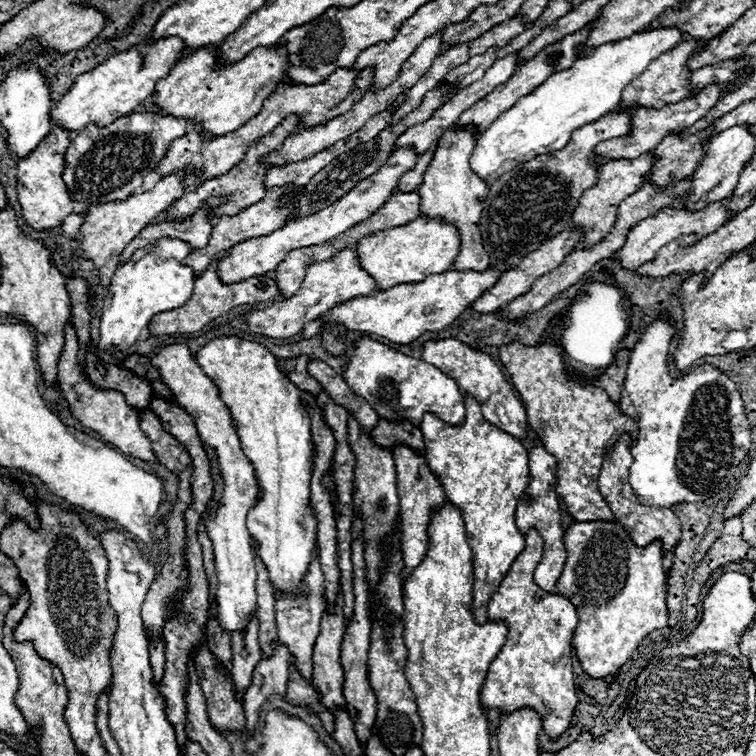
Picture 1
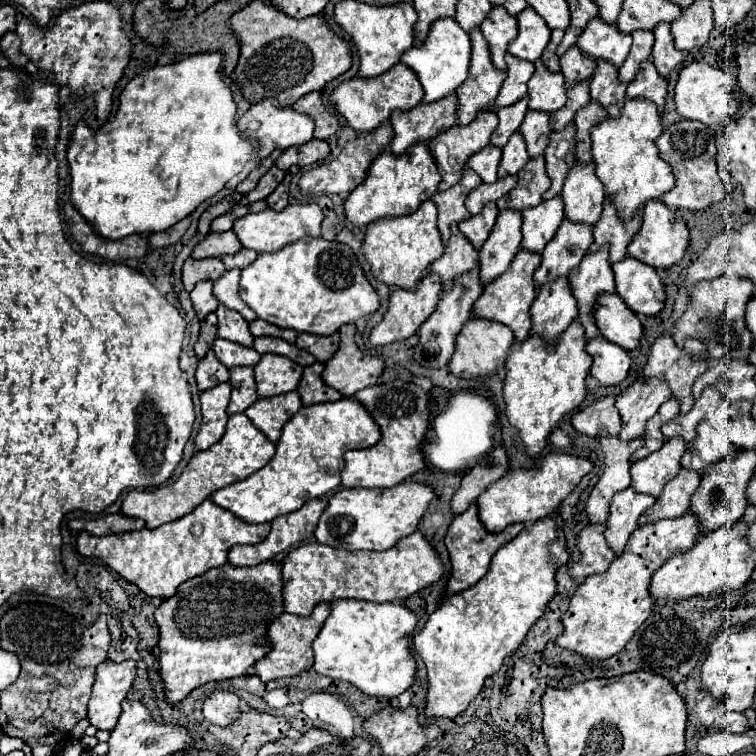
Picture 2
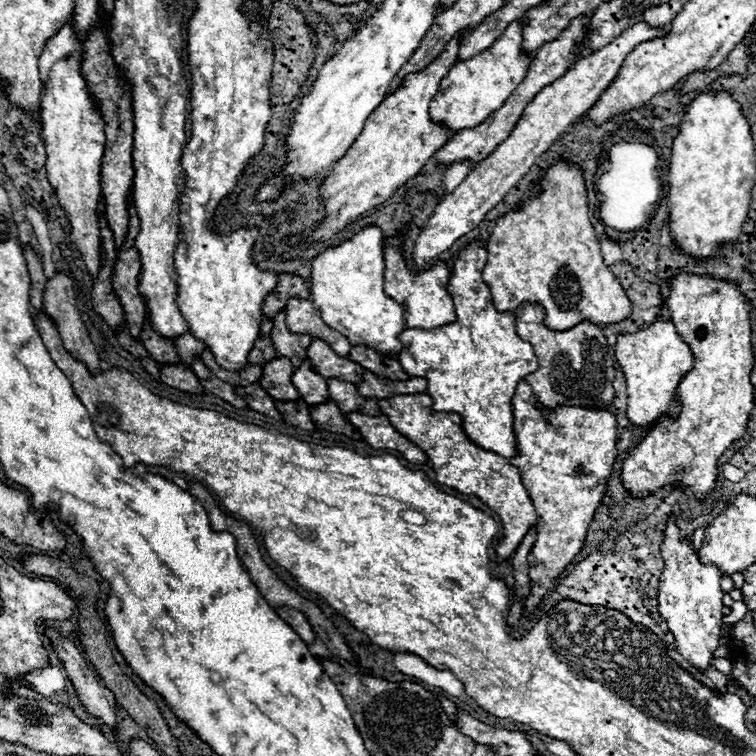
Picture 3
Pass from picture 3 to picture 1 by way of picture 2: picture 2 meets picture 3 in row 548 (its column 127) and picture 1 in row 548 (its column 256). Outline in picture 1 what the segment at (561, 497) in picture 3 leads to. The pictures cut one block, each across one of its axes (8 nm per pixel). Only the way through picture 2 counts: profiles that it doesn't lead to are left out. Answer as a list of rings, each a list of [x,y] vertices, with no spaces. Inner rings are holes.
[[[530,530],[526,534],[526,550],[514,560],[514,566],[510,566],[506,578],[502,580],[498,592],[488,600],[488,618],[490,620],[502,620],[508,626],[506,642],[498,654],[498,658],[490,664],[482,692],[480,692],[480,704],[482,710],[488,714],[490,710],[496,712],[514,712],[520,708],[532,708],[542,718],[542,728],[550,740],[558,740],[564,730],[568,730],[574,708],[578,704],[576,688],[574,688],[574,672],[572,672],[572,634],[578,622],[576,608],[558,594],[548,594],[542,588],[538,588],[532,580],[532,572],[538,566],[544,552],[544,542],[536,530]]]

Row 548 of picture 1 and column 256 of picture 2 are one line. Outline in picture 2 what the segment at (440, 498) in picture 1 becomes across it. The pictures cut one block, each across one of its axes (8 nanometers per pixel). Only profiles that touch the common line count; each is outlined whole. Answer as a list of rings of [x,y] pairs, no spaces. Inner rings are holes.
[[[294,390],[284,396],[258,398],[244,414],[268,436],[270,442],[278,442],[282,436],[282,426],[300,410],[300,406],[300,394]]]

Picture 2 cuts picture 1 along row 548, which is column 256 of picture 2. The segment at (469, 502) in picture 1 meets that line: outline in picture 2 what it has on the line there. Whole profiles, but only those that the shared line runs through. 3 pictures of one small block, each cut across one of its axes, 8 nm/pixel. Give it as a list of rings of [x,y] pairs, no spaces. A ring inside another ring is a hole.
[[[354,398],[302,406],[296,416],[286,422],[282,438],[276,444],[276,456],[246,480],[220,488],[210,496],[210,500],[250,524],[272,522],[280,514],[298,510],[308,498],[320,498],[338,490],[344,452],[370,448],[380,438],[380,426]]]

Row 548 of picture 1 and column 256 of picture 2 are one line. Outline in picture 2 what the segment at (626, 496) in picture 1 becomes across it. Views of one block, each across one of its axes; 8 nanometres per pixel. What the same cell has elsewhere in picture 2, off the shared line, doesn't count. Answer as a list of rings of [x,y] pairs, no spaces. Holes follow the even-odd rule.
[[[318,604],[312,612],[312,616],[308,618],[300,618],[300,616],[294,616],[294,614],[282,614],[280,618],[276,618],[270,628],[268,628],[268,638],[272,642],[272,650],[254,664],[256,668],[256,674],[264,680],[264,682],[270,682],[274,678],[286,678],[286,676],[296,676],[296,674],[302,674],[306,670],[312,668],[312,662],[314,662],[314,654],[312,654],[312,642],[314,638],[318,636],[320,628],[324,626],[326,618],[330,614],[330,604]]]

